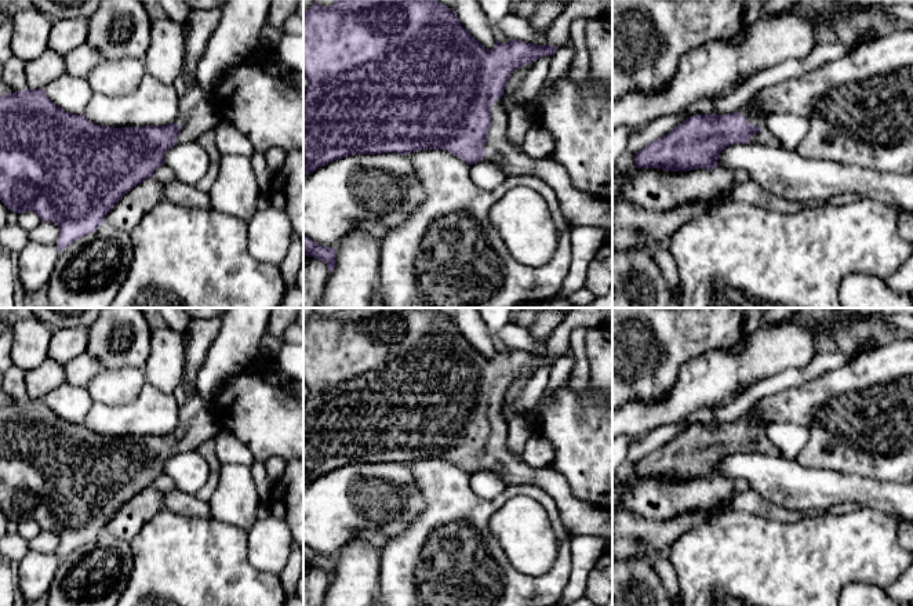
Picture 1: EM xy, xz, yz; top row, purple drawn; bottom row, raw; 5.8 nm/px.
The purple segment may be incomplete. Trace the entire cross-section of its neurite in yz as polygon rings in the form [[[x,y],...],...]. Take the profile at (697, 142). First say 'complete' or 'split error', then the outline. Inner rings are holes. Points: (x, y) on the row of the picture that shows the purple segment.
split error; [[[753,104],[727,115],[694,115],[659,139],[651,142],[634,155],[636,168],[662,168],[666,171],[690,171],[713,168],[720,153],[734,144],[763,144],[781,146],[778,138],[765,124],[767,116],[760,115]]]

